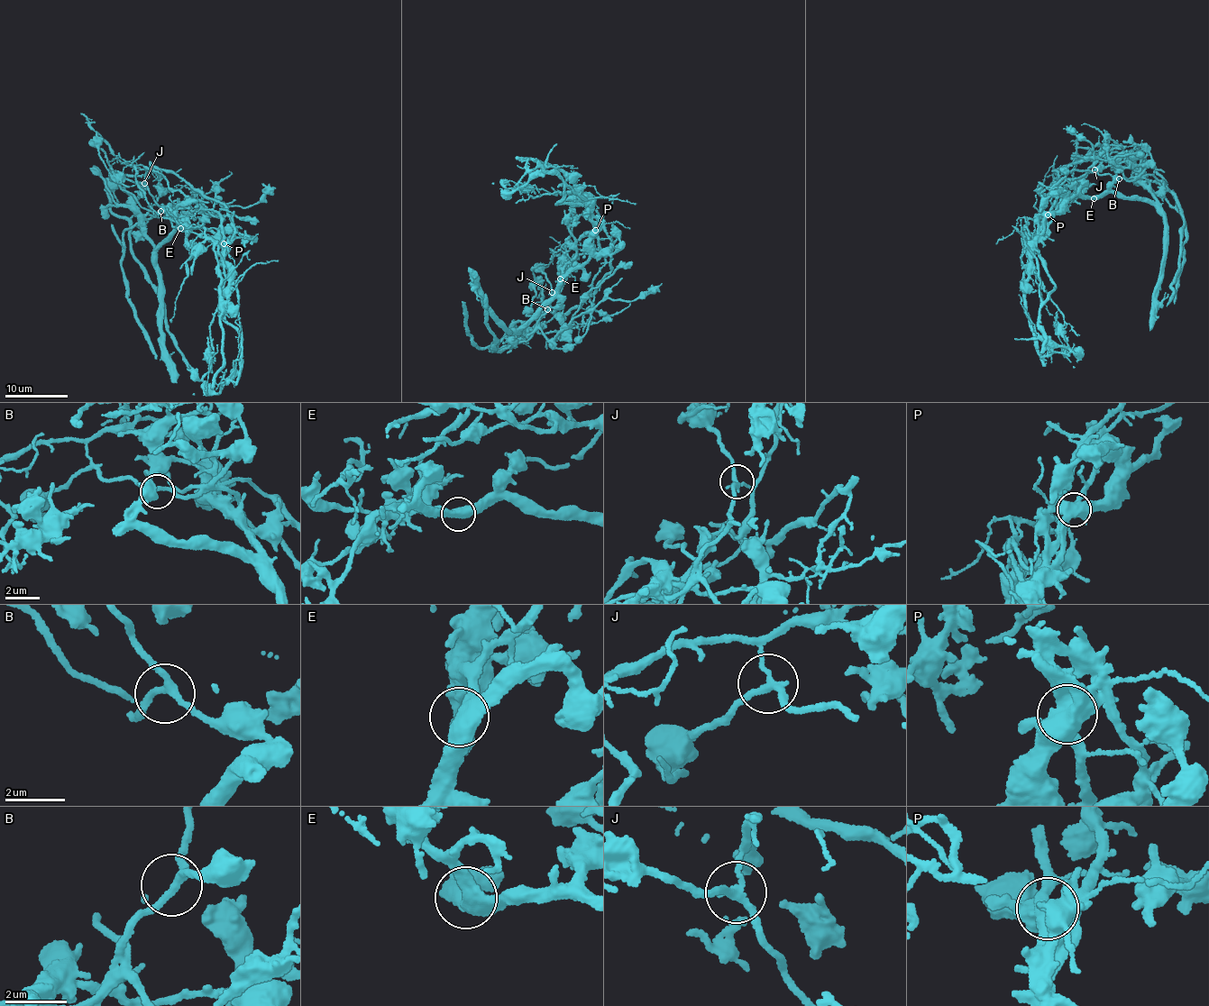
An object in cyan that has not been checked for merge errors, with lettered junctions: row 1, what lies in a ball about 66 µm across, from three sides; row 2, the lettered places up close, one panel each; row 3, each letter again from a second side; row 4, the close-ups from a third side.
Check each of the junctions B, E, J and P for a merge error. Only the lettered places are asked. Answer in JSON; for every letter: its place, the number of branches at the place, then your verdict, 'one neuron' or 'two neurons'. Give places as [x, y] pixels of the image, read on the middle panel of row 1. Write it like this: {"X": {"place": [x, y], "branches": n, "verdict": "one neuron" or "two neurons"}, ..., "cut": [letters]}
{"B": {"place": [547, 309], "branches": 3, "verdict": "one neuron"}, "E": {"place": [560, 278], "branches": 3, "verdict": "one neuron"}, "J": {"place": [552, 292], "branches": 3, "verdict": "two neurons"}, "P": {"place": [595, 230], "branches": 3, "verdict": "two neurons"}, "cut": ["J", "P"]}

